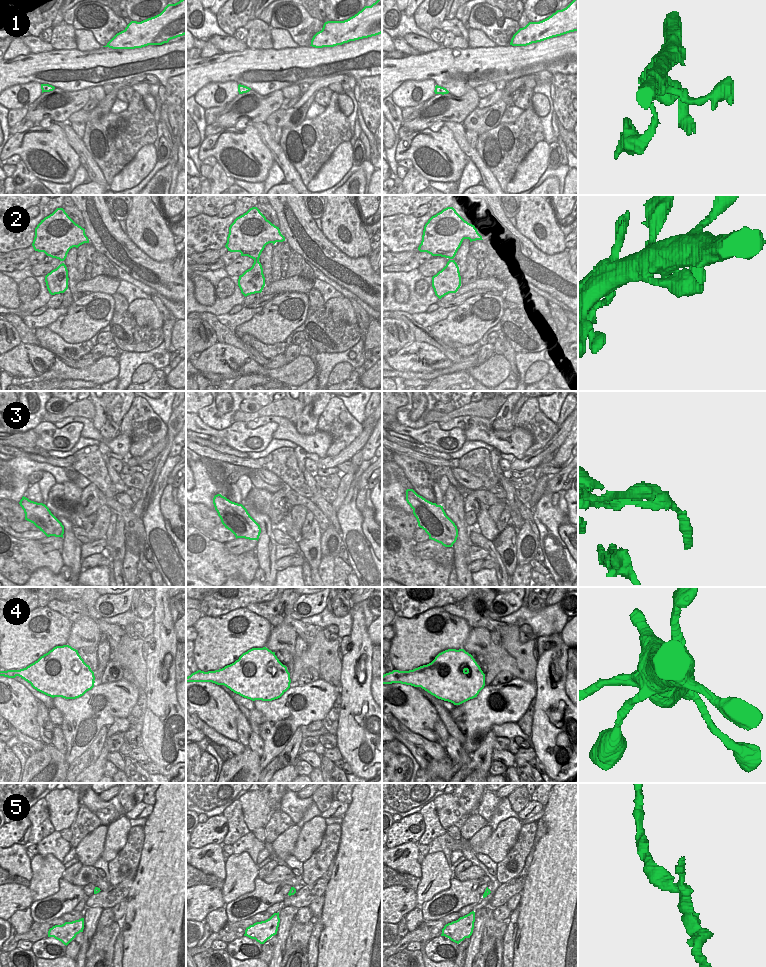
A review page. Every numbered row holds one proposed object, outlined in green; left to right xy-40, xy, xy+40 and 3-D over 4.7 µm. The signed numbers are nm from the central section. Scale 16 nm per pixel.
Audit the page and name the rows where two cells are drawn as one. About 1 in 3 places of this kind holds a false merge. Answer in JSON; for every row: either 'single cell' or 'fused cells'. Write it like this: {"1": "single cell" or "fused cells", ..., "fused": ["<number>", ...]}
{"1": "single cell", "2": "single cell", "3": "fused cells", "4": "fused cells", "5": "single cell", "fused": ["3", "4"]}

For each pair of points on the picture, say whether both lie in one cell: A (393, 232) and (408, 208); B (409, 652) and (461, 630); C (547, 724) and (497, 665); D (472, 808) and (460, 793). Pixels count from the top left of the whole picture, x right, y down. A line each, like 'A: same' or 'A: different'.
A: different
B: same
C: different
D: same

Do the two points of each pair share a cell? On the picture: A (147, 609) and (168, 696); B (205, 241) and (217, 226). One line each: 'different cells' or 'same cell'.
A: different cells
B: same cell

